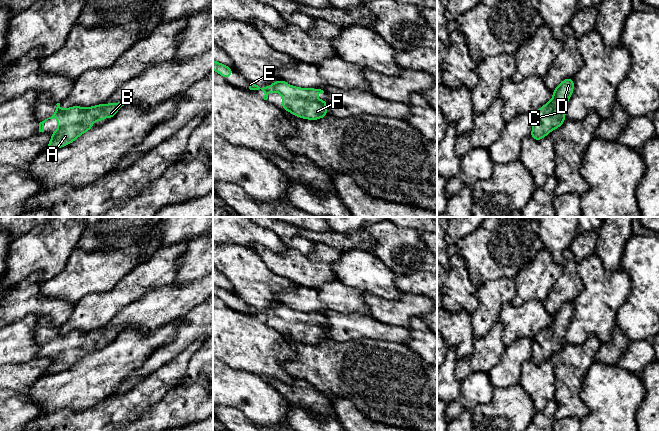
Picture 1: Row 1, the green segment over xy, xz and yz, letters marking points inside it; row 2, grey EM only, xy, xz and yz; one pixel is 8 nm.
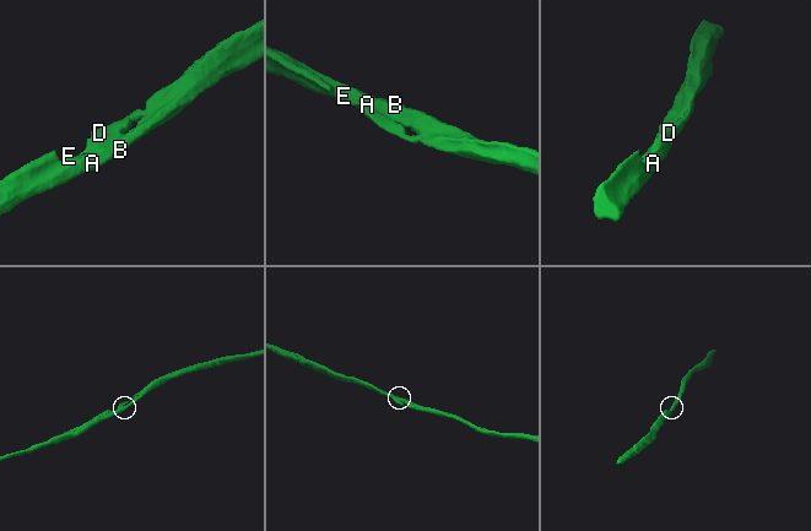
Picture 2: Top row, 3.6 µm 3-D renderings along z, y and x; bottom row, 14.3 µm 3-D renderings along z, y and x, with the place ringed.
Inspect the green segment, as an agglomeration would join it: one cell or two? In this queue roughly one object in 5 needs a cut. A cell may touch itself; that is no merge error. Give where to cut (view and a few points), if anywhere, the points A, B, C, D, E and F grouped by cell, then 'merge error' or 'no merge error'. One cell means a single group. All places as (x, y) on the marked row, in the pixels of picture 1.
no cut | A B C D E F | no merge error

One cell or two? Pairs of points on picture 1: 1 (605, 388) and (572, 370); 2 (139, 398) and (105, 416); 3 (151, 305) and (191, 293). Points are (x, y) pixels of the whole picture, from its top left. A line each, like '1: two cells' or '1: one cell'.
1: two cells
2: one cell
3: one cell

